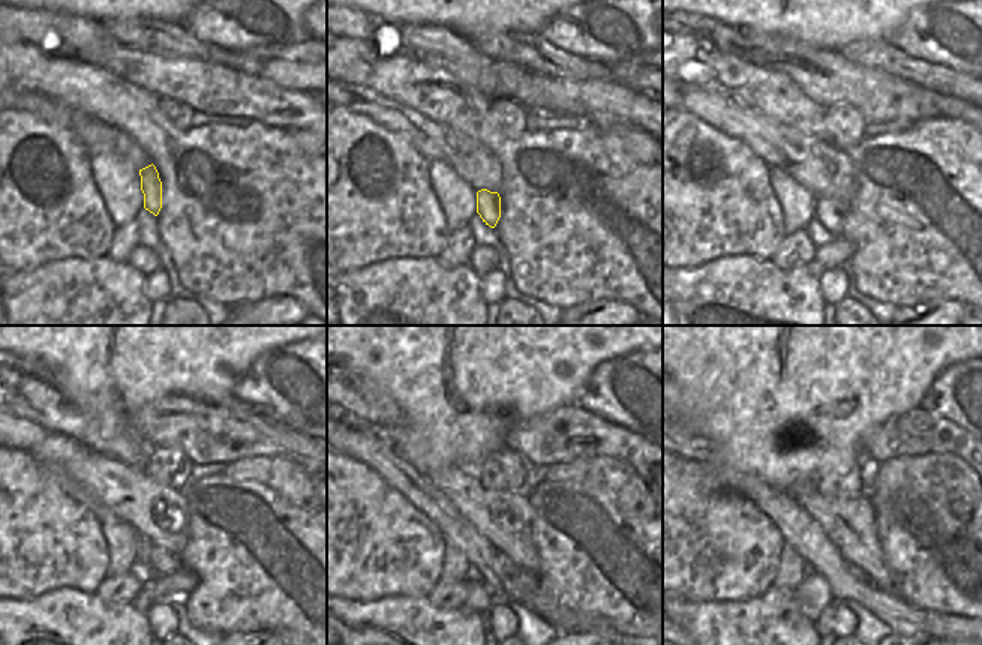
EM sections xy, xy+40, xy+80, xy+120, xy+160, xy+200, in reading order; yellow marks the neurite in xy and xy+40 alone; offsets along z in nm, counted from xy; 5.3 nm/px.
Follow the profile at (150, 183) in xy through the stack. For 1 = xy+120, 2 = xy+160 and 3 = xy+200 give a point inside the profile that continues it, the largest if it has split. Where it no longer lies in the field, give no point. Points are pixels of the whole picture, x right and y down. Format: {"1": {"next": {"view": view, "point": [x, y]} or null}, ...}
{"1": {"next": {"view": "xy+120", "point": [161, 560]}}, "2": {"next": {"view": "xy+160", "point": [507, 564]}}, "3": {"next": {"view": "xy+200", "point": [856, 572]}}}

